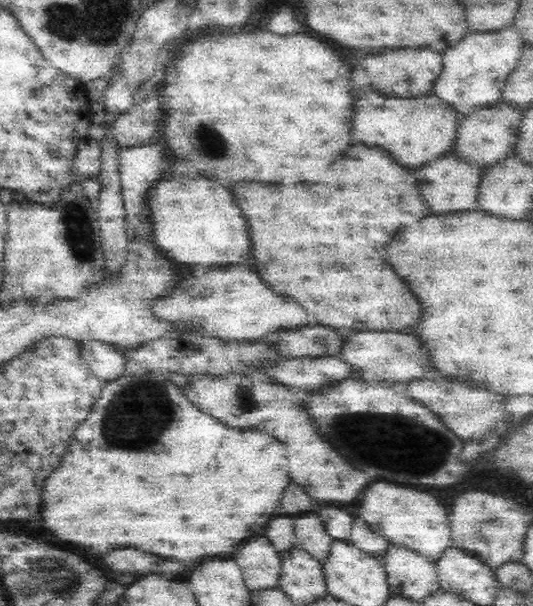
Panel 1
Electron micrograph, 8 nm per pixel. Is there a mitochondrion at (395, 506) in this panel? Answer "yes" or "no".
no

